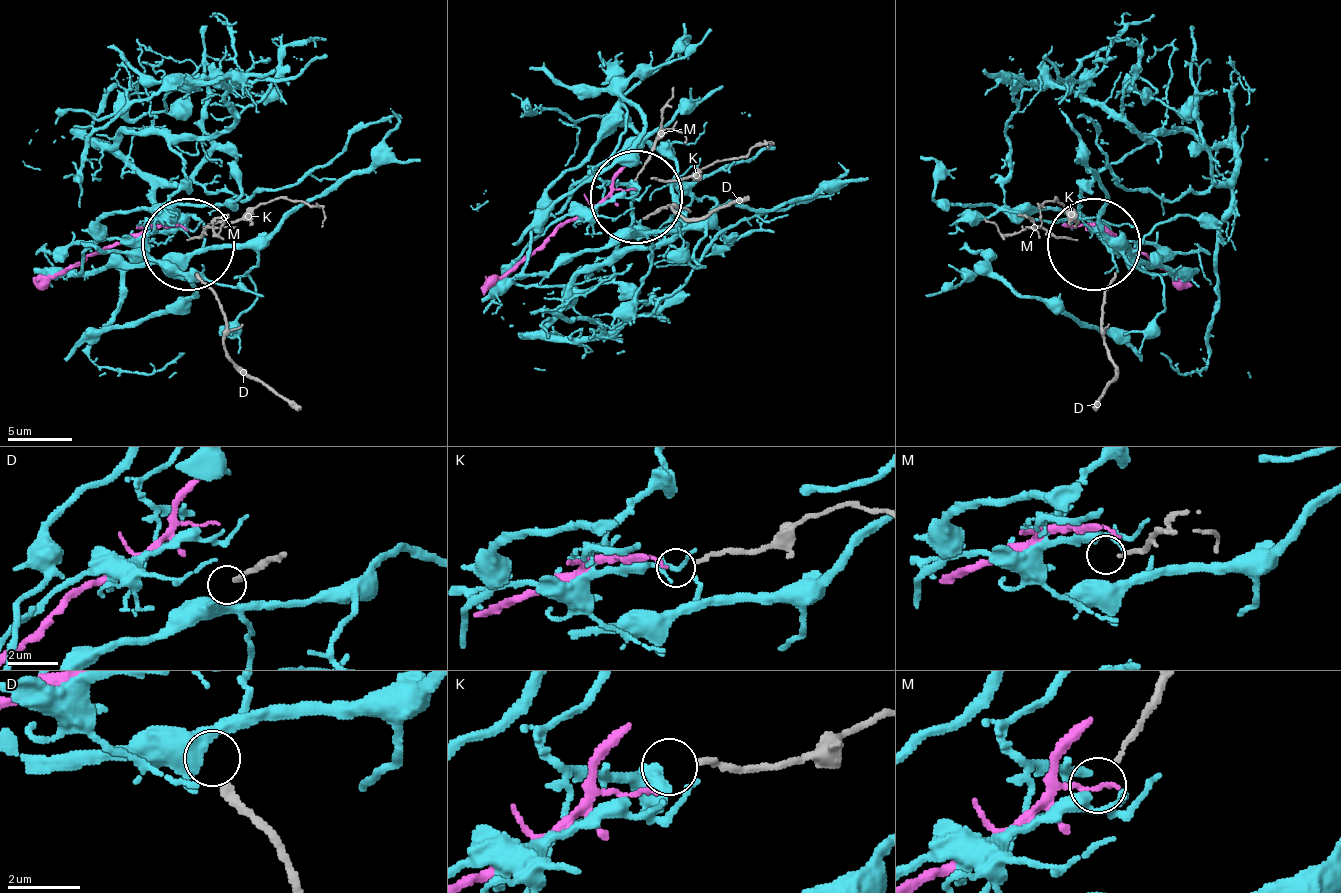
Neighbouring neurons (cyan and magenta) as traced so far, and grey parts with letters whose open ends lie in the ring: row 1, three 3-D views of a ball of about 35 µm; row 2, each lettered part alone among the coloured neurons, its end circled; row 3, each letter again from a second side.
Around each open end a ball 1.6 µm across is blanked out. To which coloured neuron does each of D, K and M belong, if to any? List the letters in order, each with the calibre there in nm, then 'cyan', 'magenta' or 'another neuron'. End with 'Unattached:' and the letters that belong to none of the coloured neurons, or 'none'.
D: 240 nm thick; another neuron
K: 170 nm thick; another neuron
M: 130 nm thick; cyan
Unattached: D, K

